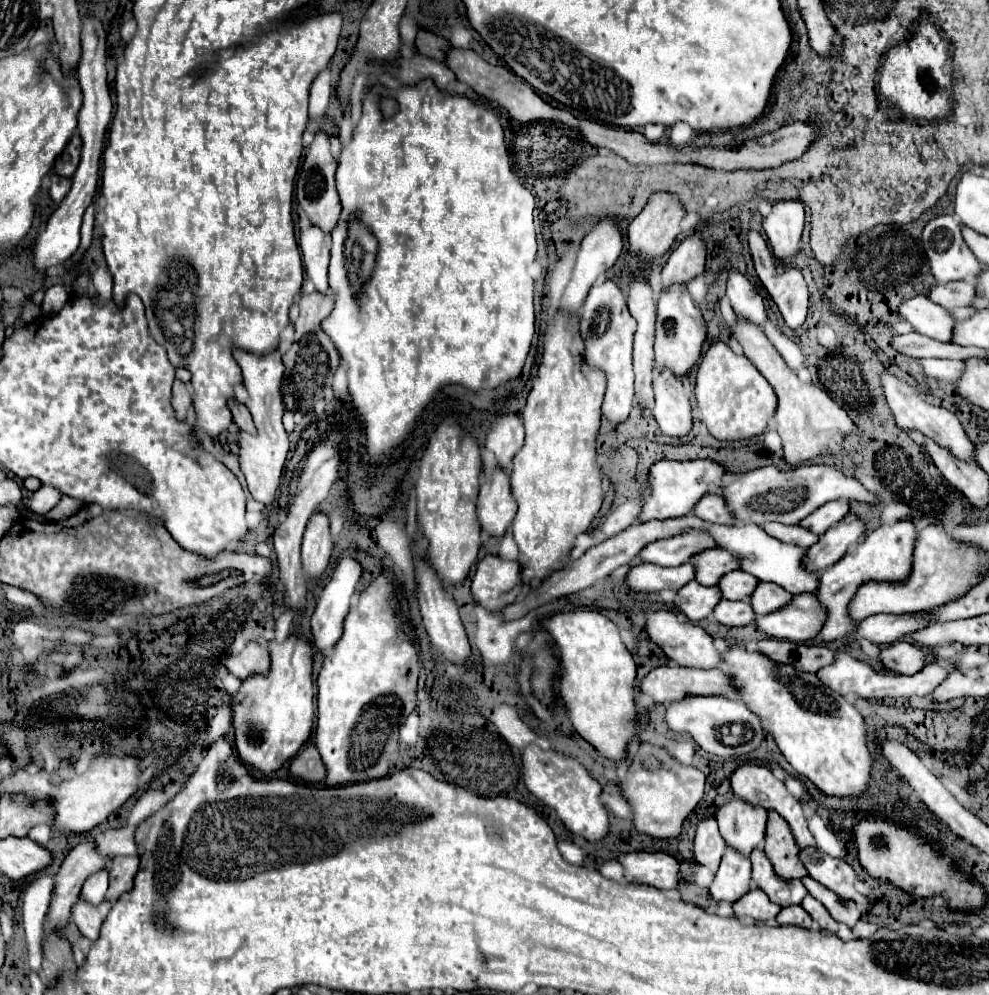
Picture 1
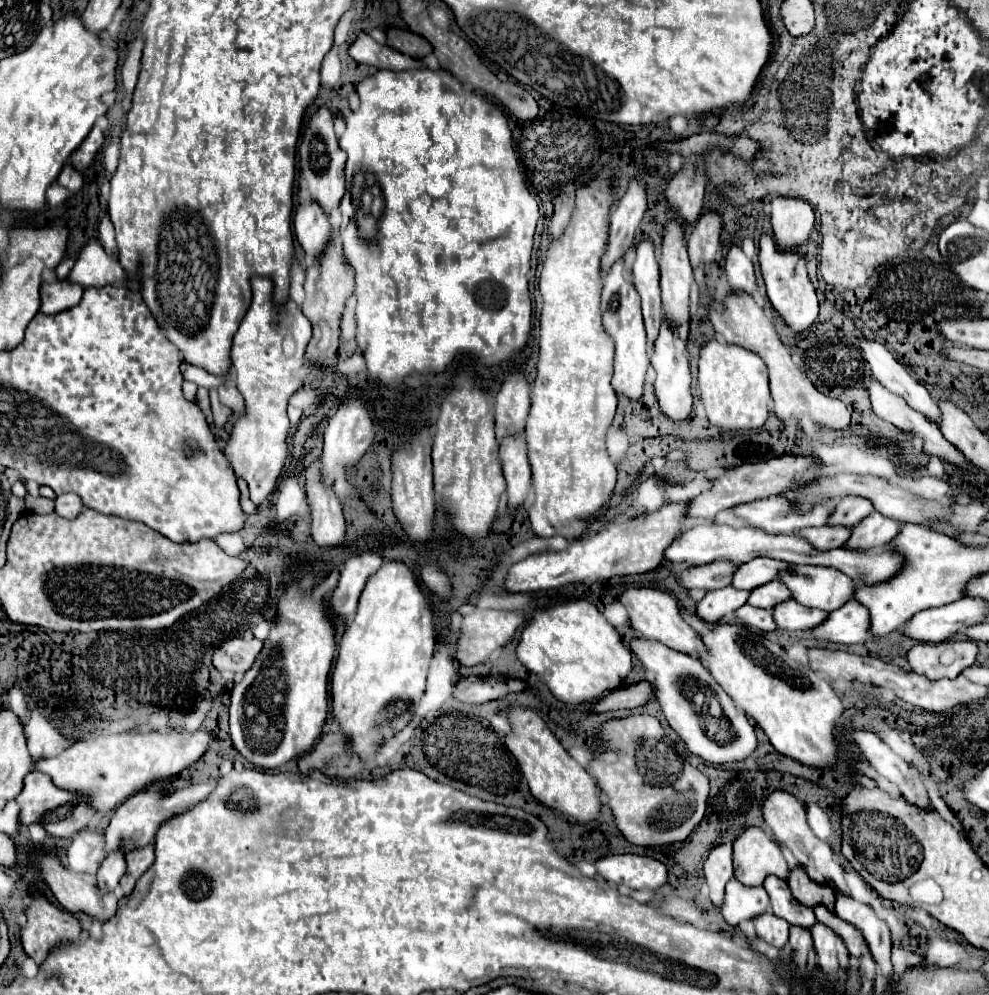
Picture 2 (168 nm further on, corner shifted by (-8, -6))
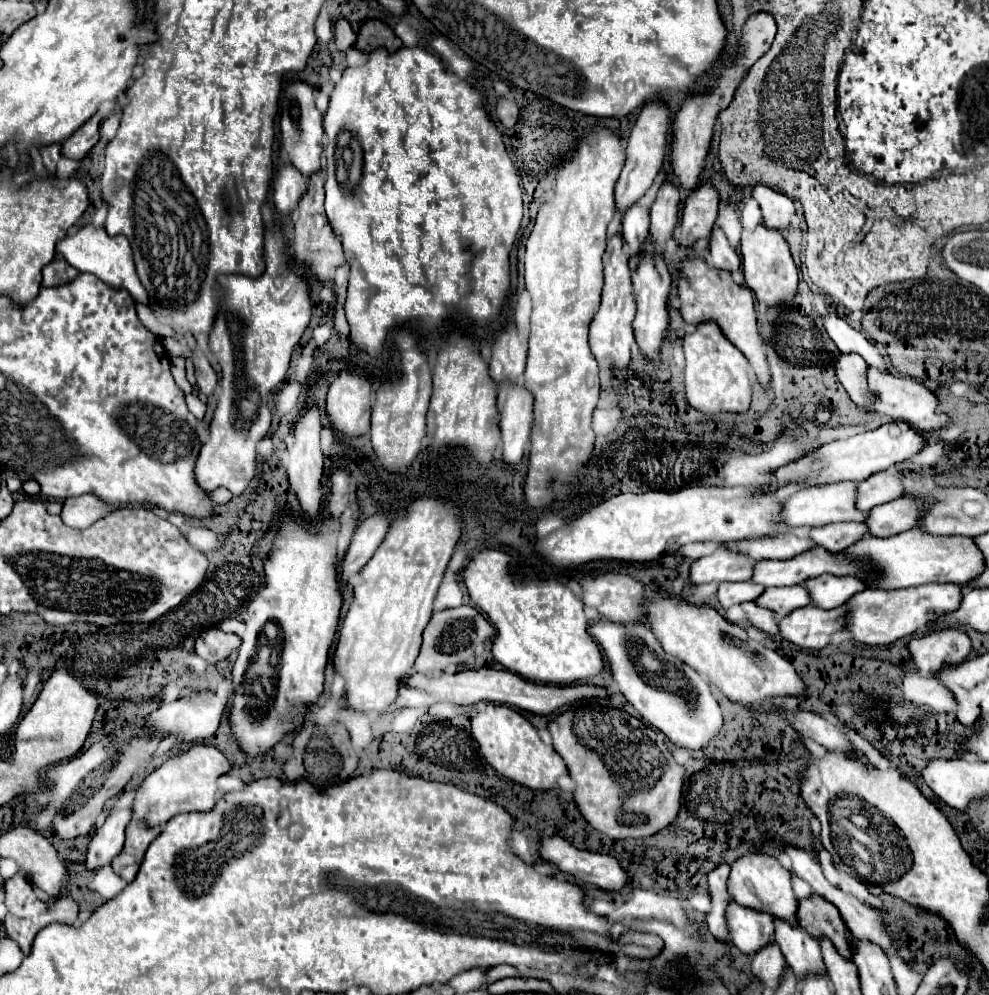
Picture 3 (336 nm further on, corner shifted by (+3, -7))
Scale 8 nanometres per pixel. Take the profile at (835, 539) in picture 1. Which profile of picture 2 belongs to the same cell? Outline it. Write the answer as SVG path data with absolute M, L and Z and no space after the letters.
M873 511L859 525L853 527L851 539L845 543L849 549L883 549L899 533L901 523Z

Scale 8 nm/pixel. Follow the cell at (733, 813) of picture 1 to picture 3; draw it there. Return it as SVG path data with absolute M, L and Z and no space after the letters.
M748 852L748 854L740 856L738 860L734 860L726 886L728 886L728 894L738 904L748 906L748 908L756 908L756 910L764 910L772 916L786 918L788 922L794 922L798 898L792 892L790 876L792 876L790 870L786 870L774 856L768 856L762 852Z

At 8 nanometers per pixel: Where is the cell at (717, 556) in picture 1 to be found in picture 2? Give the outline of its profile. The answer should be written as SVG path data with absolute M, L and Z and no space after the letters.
M757 557L745 565L741 565L733 577L733 587L737 589L755 589L769 581L775 581L779 573L787 571L791 565L785 561L775 561L769 557Z

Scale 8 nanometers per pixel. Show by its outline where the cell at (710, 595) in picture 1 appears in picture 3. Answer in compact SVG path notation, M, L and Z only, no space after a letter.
M724 582L718 588L718 602L722 608L730 608L732 604L742 604L758 598L760 592L764 592L764 588L752 582Z

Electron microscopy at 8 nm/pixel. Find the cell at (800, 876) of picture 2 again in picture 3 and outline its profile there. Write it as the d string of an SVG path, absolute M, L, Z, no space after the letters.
M810 896L798 900L798 912L796 922L808 930L816 940L820 936L828 936L840 954L850 958L850 944L848 944L848 928L844 926L844 920L840 918L840 912L836 912L836 906L826 902L820 896Z

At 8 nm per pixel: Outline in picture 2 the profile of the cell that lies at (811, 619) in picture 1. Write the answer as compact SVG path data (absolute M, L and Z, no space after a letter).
M851 599L837 611L829 613L827 621L823 621L811 633L817 639L851 645L851 643L865 643L865 641L873 639L871 633L867 633L867 625L871 625L871 617L869 617L867 609L863 609L863 605L859 605L859 601Z

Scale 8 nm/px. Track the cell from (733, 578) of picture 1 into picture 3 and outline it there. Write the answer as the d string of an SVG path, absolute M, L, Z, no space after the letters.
M790 586L790 588L766 588L760 598L754 600L758 606L776 612L778 616L788 614L800 606L808 606L810 598L804 586Z

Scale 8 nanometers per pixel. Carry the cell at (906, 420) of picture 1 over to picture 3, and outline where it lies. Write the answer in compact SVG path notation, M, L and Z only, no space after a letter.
M824 314L824 326L828 336L834 340L834 344L840 348L840 352L856 352L860 354L868 366L876 366L880 372L888 372L886 358L880 354L874 342L870 342L862 332L848 326L842 318L834 314Z

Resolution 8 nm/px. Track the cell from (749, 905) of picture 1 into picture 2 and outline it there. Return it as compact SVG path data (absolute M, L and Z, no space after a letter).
M765 913L761 917L757 917L755 921L755 929L757 929L757 937L761 937L763 941L767 941L769 945L783 949L787 939L789 939L789 925L787 921L775 917L773 913Z

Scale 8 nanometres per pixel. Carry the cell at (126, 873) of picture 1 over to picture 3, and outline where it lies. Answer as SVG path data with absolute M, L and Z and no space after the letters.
M130 822L126 828L124 850L112 862L112 870L126 882L132 882L138 874L142 858L150 846L150 842L160 834L160 828L148 828L142 822Z

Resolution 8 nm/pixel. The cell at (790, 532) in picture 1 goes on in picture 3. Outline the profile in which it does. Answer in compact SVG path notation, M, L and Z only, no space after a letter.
M836 522L832 526L810 528L810 538L830 552L840 552L844 546L860 540L864 536L862 522Z

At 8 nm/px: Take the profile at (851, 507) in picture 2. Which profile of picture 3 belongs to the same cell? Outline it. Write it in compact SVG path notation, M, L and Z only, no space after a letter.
M884 472L872 474L872 478L856 486L856 510L868 512L872 506L900 498L902 492L904 492L904 484L900 478L888 476Z

